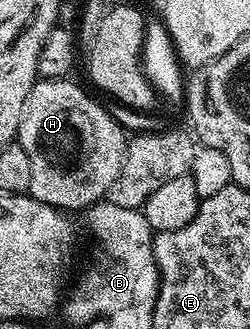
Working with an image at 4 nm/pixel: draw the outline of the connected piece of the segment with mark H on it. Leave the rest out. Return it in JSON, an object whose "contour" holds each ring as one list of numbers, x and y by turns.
{"contour":[[39,78,35,82,20,113,16,141,24,153,28,153,28,161,32,165,32,181,28,192,30,198,75,213,109,196,112,181,116,181,116,173,120,173,120,165,124,161,128,135,84,88,70,82,69,78]]}

